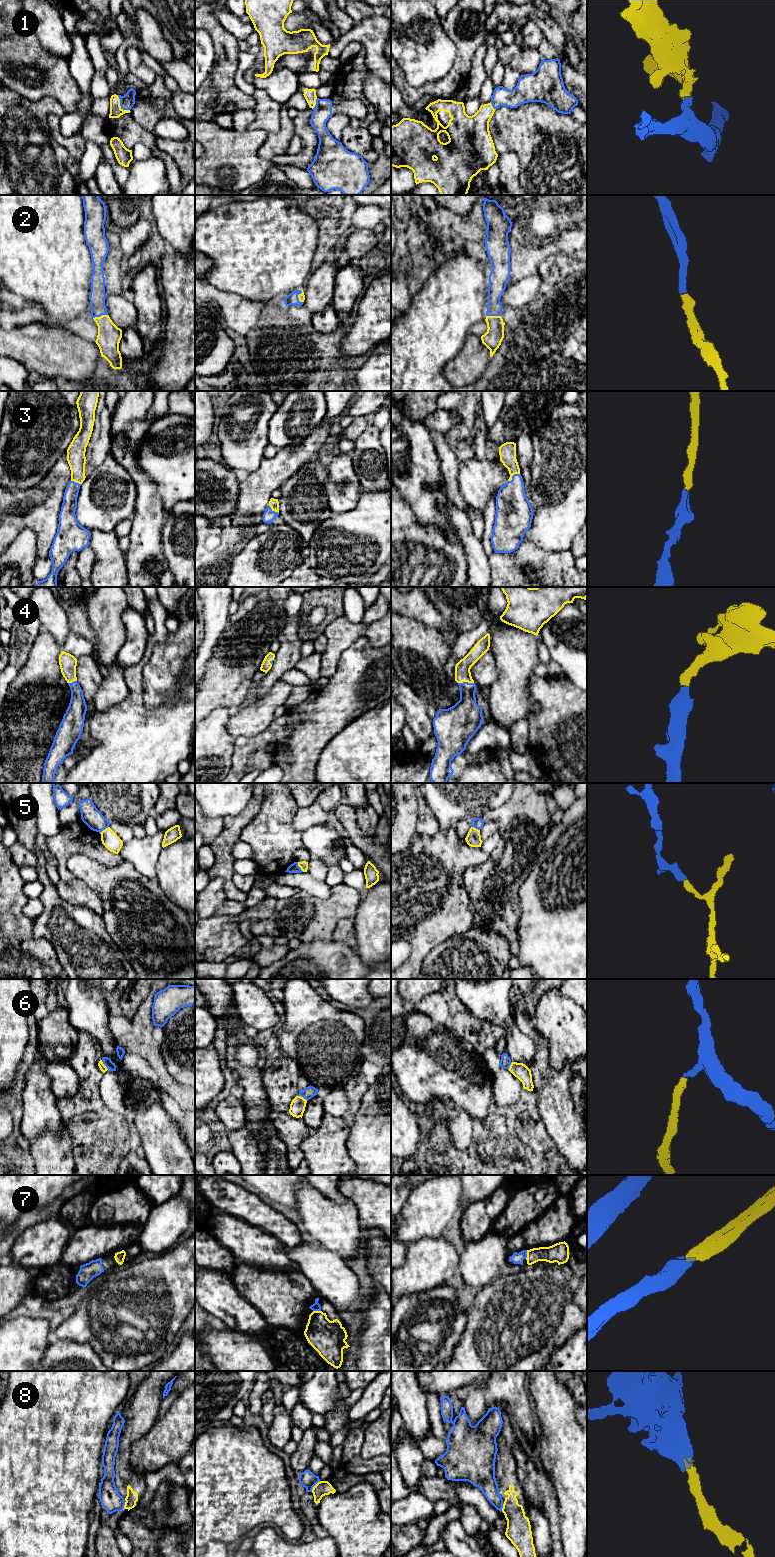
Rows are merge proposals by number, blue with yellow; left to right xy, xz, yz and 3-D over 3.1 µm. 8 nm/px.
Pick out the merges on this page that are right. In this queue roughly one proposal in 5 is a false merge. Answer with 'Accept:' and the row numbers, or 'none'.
Accept: 1, 2, 3, 4, 6, 7

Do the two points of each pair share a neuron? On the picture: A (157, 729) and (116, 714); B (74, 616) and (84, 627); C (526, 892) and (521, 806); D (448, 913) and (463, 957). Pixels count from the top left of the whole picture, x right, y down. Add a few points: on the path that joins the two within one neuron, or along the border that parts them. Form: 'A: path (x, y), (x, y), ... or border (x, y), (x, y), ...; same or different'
A: path (147, 729), (131, 729), (126, 724); same
B: path (77, 619), (81, 624); same
C: border (536, 860), (529, 876), (520, 889), (520, 904); different
D: border (472, 924), (463, 933), (455, 934), (435, 947); different

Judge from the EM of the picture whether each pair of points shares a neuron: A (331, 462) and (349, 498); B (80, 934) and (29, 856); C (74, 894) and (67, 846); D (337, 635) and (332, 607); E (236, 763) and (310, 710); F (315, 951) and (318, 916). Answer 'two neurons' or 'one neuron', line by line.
A: one neuron
B: two neurons
C: one neuron
D: two neurons
E: one neuron
F: two neurons

